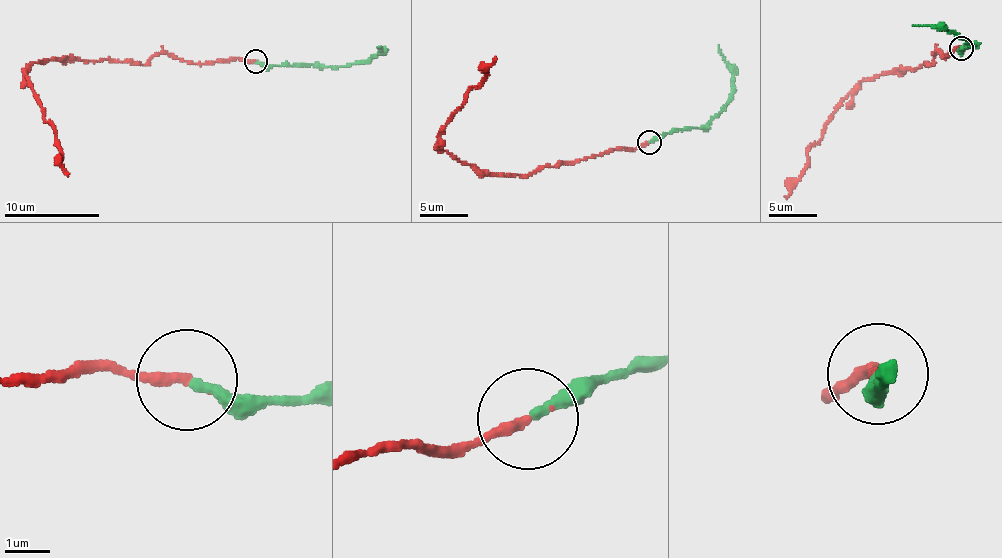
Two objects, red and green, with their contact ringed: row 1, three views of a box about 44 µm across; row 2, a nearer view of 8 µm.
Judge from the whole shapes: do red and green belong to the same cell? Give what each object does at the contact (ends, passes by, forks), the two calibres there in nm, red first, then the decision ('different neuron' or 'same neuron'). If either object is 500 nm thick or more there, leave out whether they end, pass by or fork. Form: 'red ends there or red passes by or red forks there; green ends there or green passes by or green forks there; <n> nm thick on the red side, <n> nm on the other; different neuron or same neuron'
red ends there; green ends there; 240 nm thick on the red side, 240 nm on the other; same neuron

